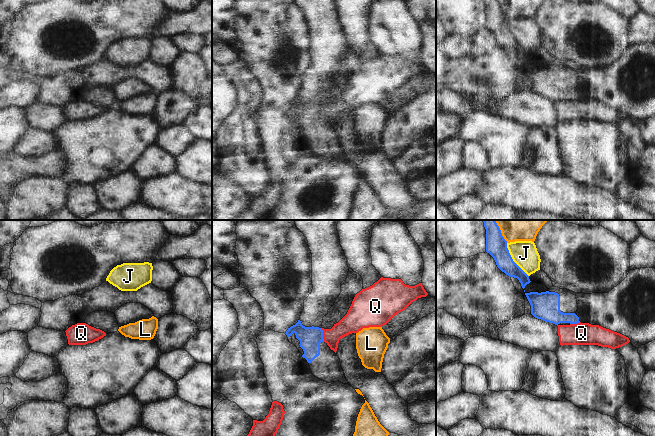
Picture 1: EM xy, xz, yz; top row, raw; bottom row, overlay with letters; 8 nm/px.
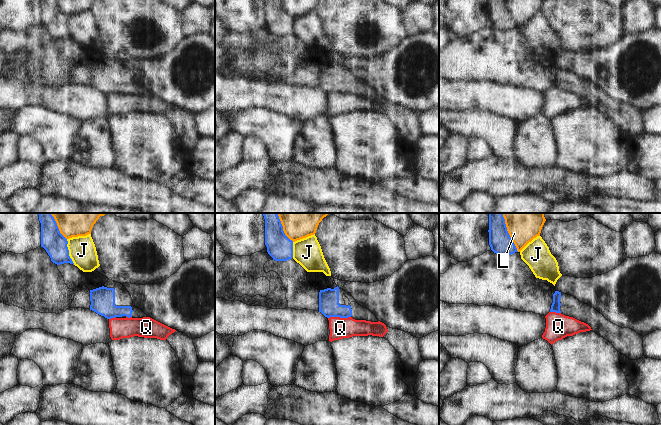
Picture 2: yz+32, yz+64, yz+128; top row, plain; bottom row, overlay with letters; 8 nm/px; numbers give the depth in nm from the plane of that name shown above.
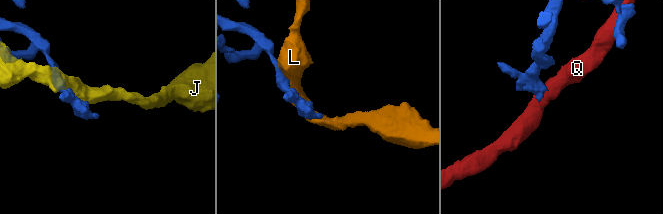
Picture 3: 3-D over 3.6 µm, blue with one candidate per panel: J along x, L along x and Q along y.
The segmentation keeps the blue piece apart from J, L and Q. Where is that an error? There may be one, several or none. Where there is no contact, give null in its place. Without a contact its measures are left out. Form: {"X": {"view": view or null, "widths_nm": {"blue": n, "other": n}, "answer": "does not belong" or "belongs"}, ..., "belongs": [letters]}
{"J": {"view": "yz", "widths_nm": {"blue": 170, "other": 200}, "answer": "does not belong"}, "L": {"view": "yz", "widths_nm": {"blue": 170, "other": 340}, "answer": "does not belong"}, "Q": {"view": "xz", "widths_nm": {"blue": 180, "other": 160}, "answer": "does not belong"}, "belongs": []}

